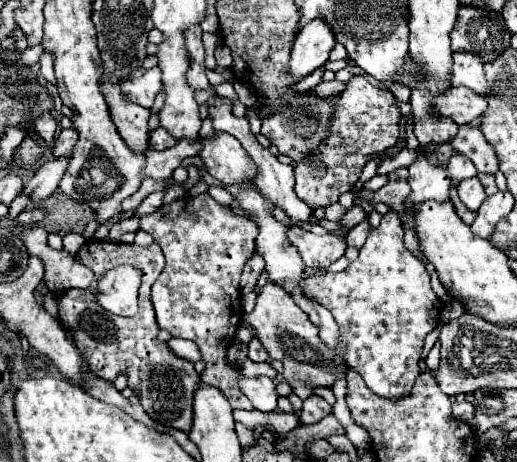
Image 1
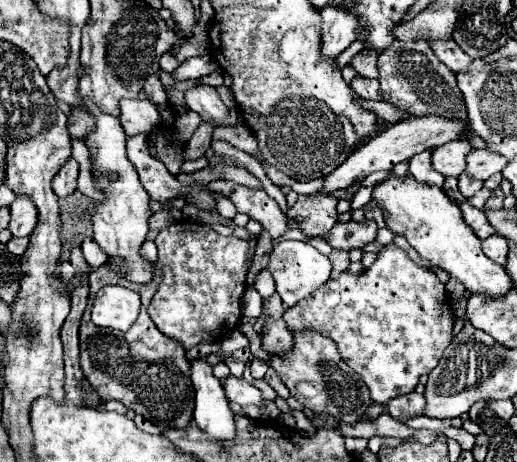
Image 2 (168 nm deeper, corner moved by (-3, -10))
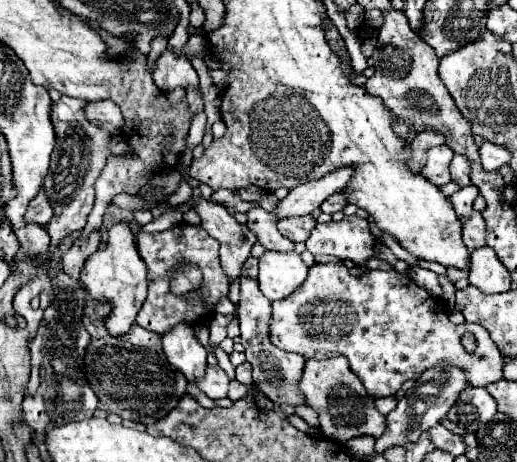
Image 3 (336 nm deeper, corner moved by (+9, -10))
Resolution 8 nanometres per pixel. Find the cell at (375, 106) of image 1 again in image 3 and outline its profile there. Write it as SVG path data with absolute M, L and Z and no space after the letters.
M306 214L306 216L290 216L290 218L278 220L280 234L290 238L292 242L306 242L314 226L316 226L316 220L310 214Z

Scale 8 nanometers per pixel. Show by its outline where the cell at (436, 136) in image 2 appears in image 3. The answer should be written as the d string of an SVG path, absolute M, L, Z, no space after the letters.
M342 166L318 180L310 180L306 184L296 186L294 190L290 190L290 194L278 204L278 208L272 214L280 220L284 216L302 216L314 212L328 196L342 192L350 182L350 178L354 176L354 172L356 168Z

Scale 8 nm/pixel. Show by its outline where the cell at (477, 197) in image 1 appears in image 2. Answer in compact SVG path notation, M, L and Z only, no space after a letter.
M462 172L460 176L458 176L458 186L460 186L460 192L466 196L466 198L470 198L470 196L474 196L480 188L482 188L482 180L472 180L472 176L468 176L466 172Z

